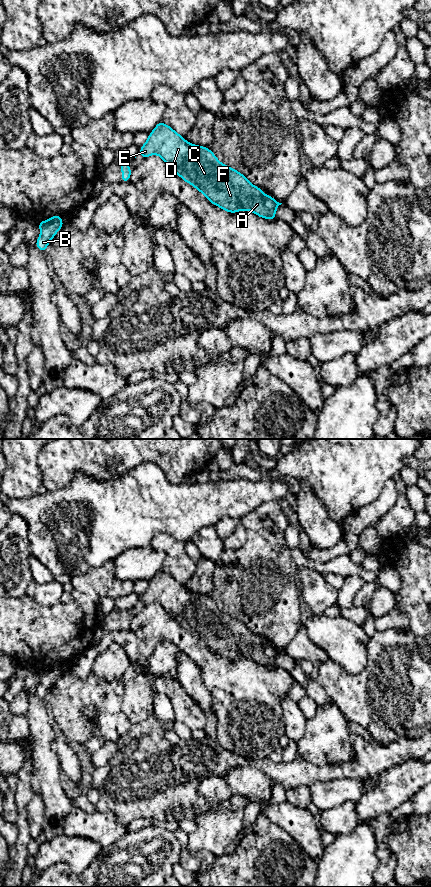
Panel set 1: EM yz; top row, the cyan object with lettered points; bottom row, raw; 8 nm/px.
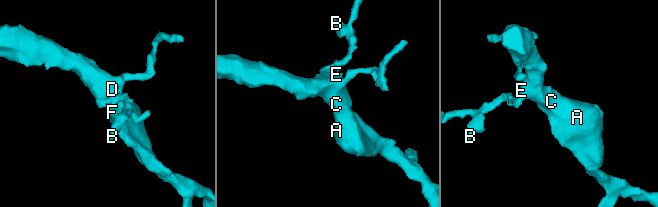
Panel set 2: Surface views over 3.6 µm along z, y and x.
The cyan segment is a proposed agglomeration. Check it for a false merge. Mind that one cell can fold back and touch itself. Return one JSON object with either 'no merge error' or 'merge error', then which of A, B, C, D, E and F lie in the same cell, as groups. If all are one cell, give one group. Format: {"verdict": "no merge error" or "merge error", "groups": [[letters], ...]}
{"verdict": "no merge error", "groups": [["A", "B", "C", "D", "E", "F"]]}

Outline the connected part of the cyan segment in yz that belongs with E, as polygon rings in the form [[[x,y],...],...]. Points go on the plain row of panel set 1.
[[[162,569],[156,573],[146,591],[140,596],[143,607],[153,602],[158,602],[184,629],[193,633],[212,652],[221,657],[230,661],[249,658],[262,666],[276,667],[275,659],[282,651],[277,650],[270,643],[265,644],[263,638],[253,634],[243,622],[220,611],[209,596],[186,590],[184,585]]]

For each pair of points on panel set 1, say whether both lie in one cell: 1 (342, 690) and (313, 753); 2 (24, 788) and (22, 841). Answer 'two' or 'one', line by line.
1: two
2: one

